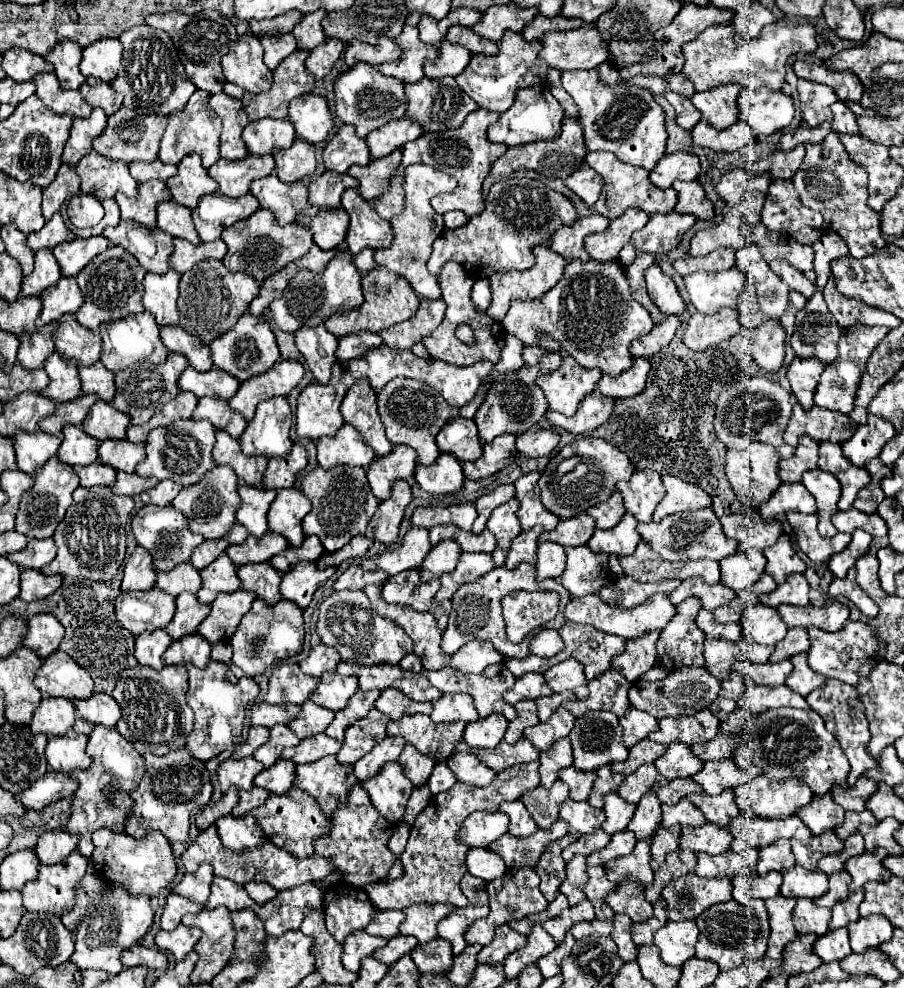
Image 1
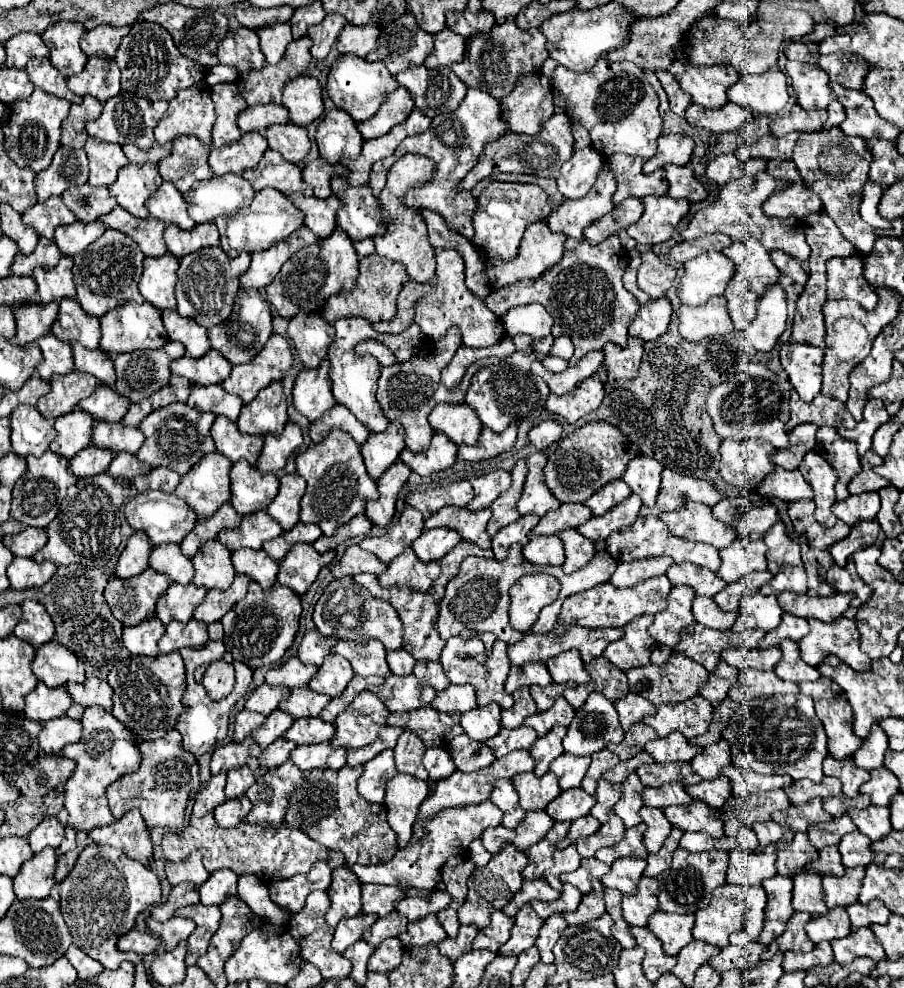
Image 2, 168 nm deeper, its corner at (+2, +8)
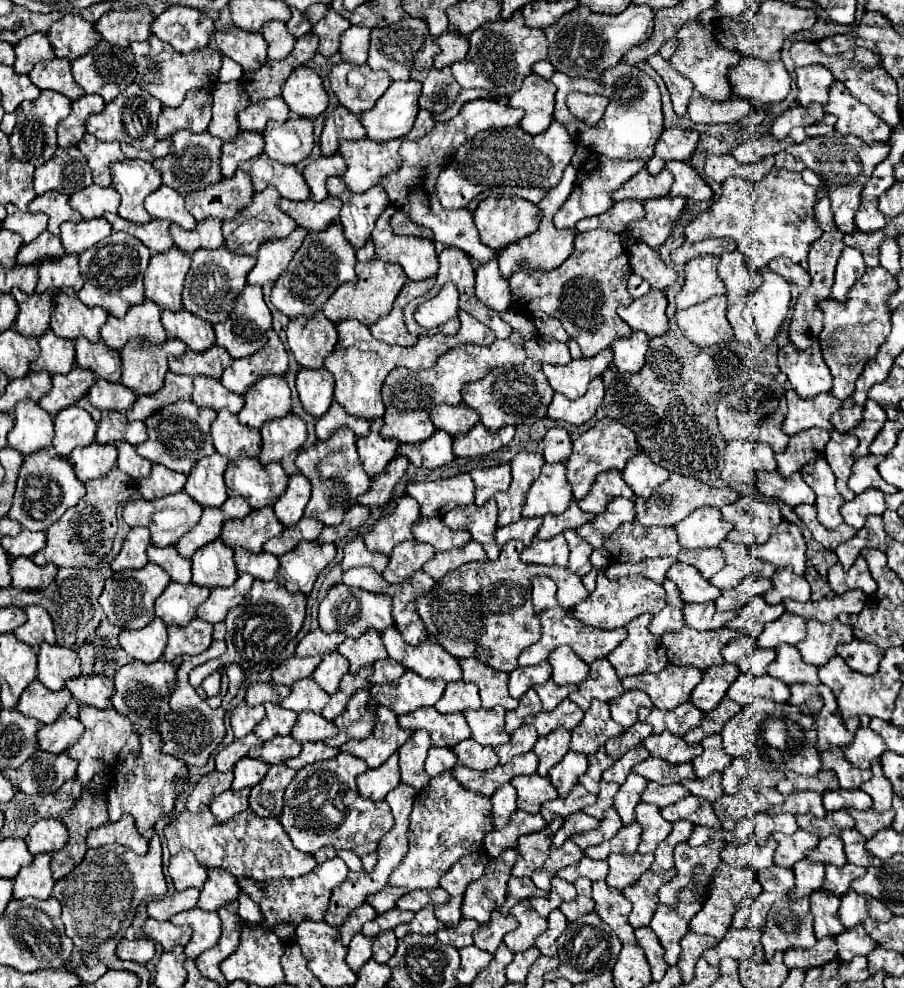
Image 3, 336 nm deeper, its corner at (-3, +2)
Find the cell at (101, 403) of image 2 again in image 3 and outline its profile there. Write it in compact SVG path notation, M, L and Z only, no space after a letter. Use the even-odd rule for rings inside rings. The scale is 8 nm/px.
M98 378L88 390L88 400L98 410L128 410L134 404L136 394L120 382Z

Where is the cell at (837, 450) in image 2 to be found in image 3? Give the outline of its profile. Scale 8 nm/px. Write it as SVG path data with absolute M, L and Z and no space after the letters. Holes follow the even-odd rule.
M832 430L832 440L828 442L826 450L824 450L824 458L830 464L832 472L836 474L836 488L838 492L844 496L844 500L852 500L856 494L848 488L848 478L852 472L852 452L856 450L858 440L852 434L840 434L836 430Z

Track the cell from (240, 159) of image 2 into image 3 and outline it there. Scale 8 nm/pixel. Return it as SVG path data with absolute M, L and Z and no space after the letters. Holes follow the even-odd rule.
M238 132L238 136L232 142L224 142L220 148L220 168L224 178L232 176L240 162L252 160L264 152L264 140L260 132Z

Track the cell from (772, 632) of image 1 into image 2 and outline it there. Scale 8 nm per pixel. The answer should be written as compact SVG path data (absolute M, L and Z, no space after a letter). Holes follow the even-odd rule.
M747 592L738 608L738 617L733 630L763 630L769 632L779 626L781 608L777 604L777 596L763 596L761 592Z

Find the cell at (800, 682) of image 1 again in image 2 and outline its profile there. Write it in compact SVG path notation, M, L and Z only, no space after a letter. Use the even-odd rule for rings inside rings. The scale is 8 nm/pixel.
M787 640L787 642L781 642L779 646L783 650L783 658L779 662L779 666L775 666L775 674L783 680L791 680L795 684L803 682L803 680L817 680L821 678L821 672L813 666L807 666L803 660L801 660L801 654L799 654L799 646L797 642L793 640Z

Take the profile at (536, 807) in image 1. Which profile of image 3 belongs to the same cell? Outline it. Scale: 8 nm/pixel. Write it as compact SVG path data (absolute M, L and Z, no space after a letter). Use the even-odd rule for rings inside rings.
M538 774L532 776L516 776L512 780L512 786L518 792L518 808L536 814L540 810L540 804L546 800L554 800L558 796L556 788L552 788L548 778L542 778Z

